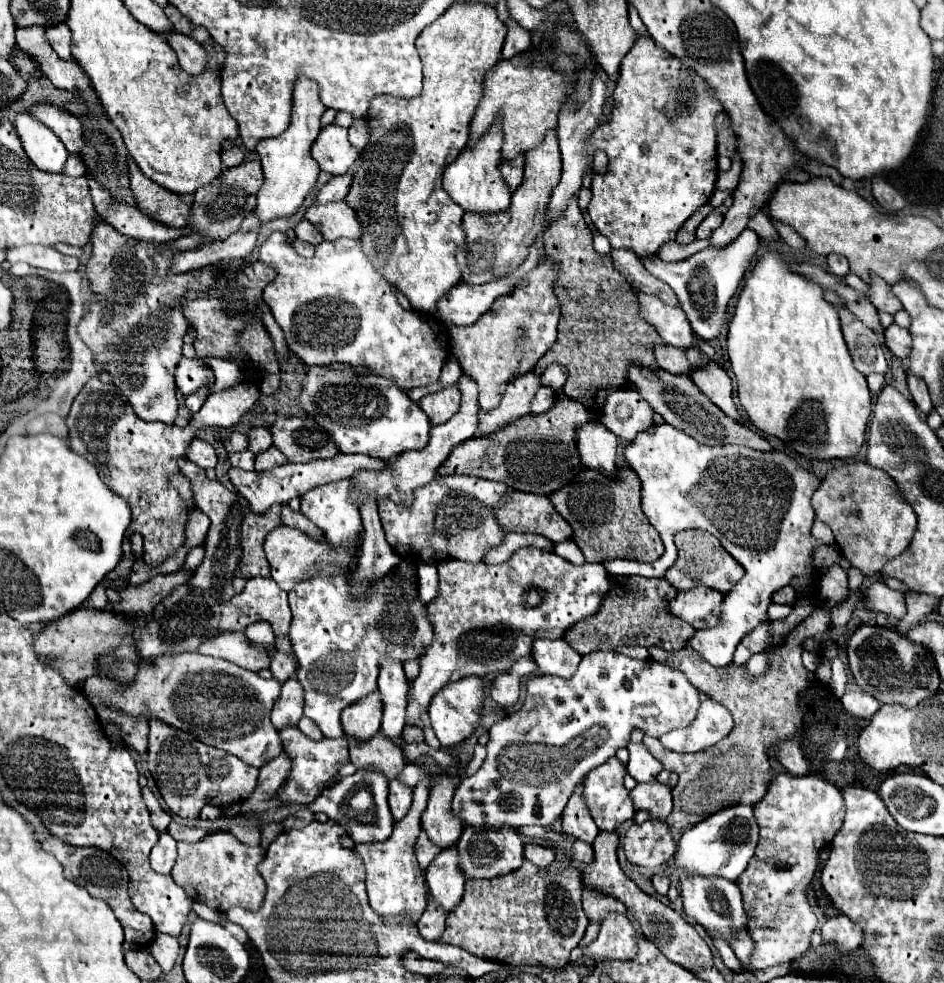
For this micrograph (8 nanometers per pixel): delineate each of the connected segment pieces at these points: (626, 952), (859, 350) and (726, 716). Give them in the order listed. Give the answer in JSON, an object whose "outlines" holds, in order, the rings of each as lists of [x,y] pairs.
{"outlines":[[[[610,914],[598,932],[598,938],[582,948],[582,956],[594,962],[632,960],[638,954],[638,936],[626,916]]],[[[838,308],[838,312],[840,312],[844,340],[854,358],[854,366],[864,376],[872,374],[872,372],[886,374],[888,362],[886,362],[878,334],[874,330],[866,328],[864,322],[858,322],[858,318],[854,318],[854,314],[848,314],[846,308]]],[[[702,698],[698,714],[690,726],[682,730],[670,730],[670,734],[664,734],[658,740],[666,750],[672,752],[700,752],[722,740],[732,726],[732,716],[722,704]]]]}

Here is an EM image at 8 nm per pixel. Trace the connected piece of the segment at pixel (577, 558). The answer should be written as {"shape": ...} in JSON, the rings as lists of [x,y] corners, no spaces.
{"shape":[[[566,540],[566,542],[562,542],[562,544],[556,544],[556,546],[554,546],[554,552],[576,566],[583,565],[585,562],[584,556],[580,548],[576,546],[574,540]]]}

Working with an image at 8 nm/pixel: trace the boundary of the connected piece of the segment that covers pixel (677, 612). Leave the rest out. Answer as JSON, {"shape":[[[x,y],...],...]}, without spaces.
{"shape":[[[710,588],[682,590],[674,600],[670,600],[670,612],[680,620],[692,624],[696,630],[712,628],[720,620],[722,594]]]}

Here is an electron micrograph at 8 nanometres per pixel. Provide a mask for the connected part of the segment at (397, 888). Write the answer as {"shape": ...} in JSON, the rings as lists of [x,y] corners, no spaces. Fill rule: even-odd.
{"shape":[[[422,780],[414,788],[414,802],[410,812],[394,824],[392,836],[386,842],[356,846],[356,852],[362,856],[366,866],[366,888],[370,896],[370,906],[378,916],[384,916],[384,918],[406,916],[412,924],[418,924],[418,918],[426,910],[426,904],[428,904],[426,880],[414,856],[414,842],[420,834],[420,816],[426,810],[426,804],[428,804],[428,780]]]}

